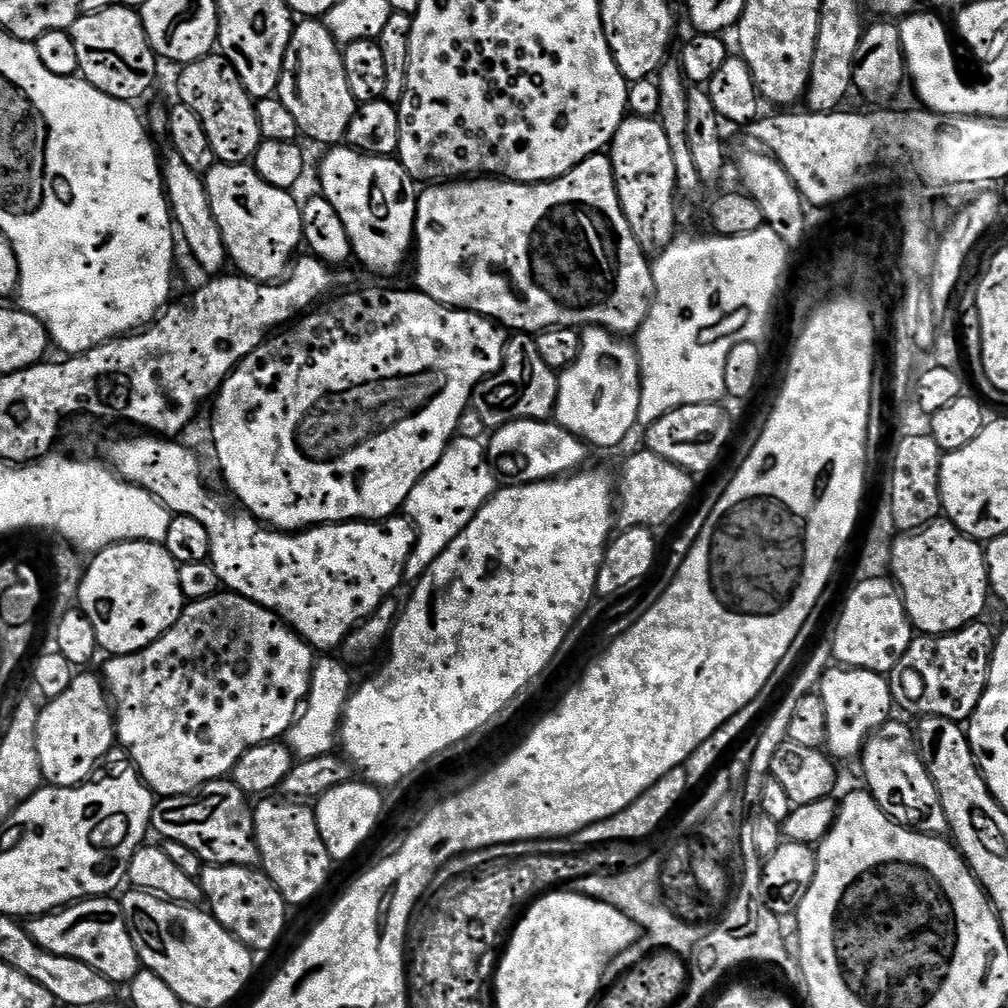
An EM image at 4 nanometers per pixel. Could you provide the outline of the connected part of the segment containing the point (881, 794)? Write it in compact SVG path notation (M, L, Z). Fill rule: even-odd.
M896 718L889 719L864 743L863 760L867 791L890 819L914 832L925 832L927 836L943 837L949 831L946 810L942 810L940 795L920 755L918 736L913 729L911 732Z

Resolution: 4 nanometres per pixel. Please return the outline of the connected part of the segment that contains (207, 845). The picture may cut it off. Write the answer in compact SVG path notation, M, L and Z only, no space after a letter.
M231 779L215 780L203 784L200 791L191 796L165 796L157 799L152 805L151 831L160 835L161 841L182 842L198 854L198 858L205 864L233 864L243 868L252 868L260 864L260 851L256 845L256 823L252 817L254 811L249 797Z

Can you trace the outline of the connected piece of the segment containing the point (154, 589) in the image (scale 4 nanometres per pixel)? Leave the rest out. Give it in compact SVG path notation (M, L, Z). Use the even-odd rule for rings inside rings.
M145 540L111 544L87 561L78 608L90 618L101 653L134 654L162 638L178 622L186 603L182 586L178 586L179 569L180 565L163 544Z

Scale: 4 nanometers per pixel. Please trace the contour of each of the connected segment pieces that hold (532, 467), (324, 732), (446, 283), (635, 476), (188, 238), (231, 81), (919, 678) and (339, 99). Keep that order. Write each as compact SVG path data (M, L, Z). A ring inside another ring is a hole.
M551 419L515 420L495 429L486 440L486 455L493 469L503 479L504 476L508 479L505 481L522 484L554 480L557 476L567 476L583 469L588 452L590 453L589 445Z
M324 654L313 663L307 701L296 720L288 727L286 743L297 761L331 756L337 751L340 723L344 721L344 711L354 691L354 683L347 666L334 657Z
M597 154L586 158L581 164L574 166L574 170L562 174L557 180L548 180L545 184L513 184L510 180L501 180L499 178L457 178L451 182L436 182L425 188L428 189L425 192L423 189L416 201L416 235L414 237L414 260L416 256L415 291L425 292L427 296L434 298L434 302L445 304L447 308L462 308L466 312L476 312L479 316L486 316L488 319L495 320L497 324L516 334L535 334L544 332L547 328L579 329L581 326L591 326L593 328L604 328L608 332L615 332L621 338L628 338L639 332L641 326L646 322L648 311L652 305L652 296L656 292L654 290L654 278L652 277L652 265L649 257L638 246L638 242L634 238L634 230L630 230L630 222L626 222L626 214L622 214L622 202L618 198L618 186L614 178L611 155Z
M641 450L636 452L624 464L618 476L618 503L614 508L614 520L621 529L651 528L659 529L659 524L676 516L684 507L689 507L688 499L692 496L696 484L693 473L674 462L668 462L658 454Z
M171 150L165 151L166 154L162 156L162 175L164 178L164 194L168 198L168 206L172 213L172 218L174 221L174 228L175 231L178 233L179 239L182 241L184 239L184 244L186 247L188 247L188 252L190 255L193 256L194 259L196 259L196 264L198 267L201 268L204 272L212 272L208 274L220 274L225 271L224 264L227 265L229 263L228 258L228 251L226 250L226 246L222 242L222 230L218 230L218 218L214 218L214 210L210 210L210 198L206 194L206 186L204 185L204 176L201 175L199 172L195 172L194 170L190 170L190 165L188 165L187 162L185 162L177 152L173 152Z
M213 54L203 56L192 64L183 65L180 72L179 103L190 106L198 118L202 118L202 127L210 137L210 146L221 164L247 164L253 159L262 139L258 130L256 101L242 86L238 70L230 66L225 56Z
M984 623L968 624L944 636L920 634L913 638L906 654L902 654L890 673L895 707L915 718L937 716L957 722L971 720L982 694L988 689L992 665L994 631Z
M304 18L293 27L280 75L278 95L282 106L298 122L300 136L309 136L323 146L336 146L347 137L350 118L358 107L350 85L346 83L346 66L341 45L332 37L323 19Z

